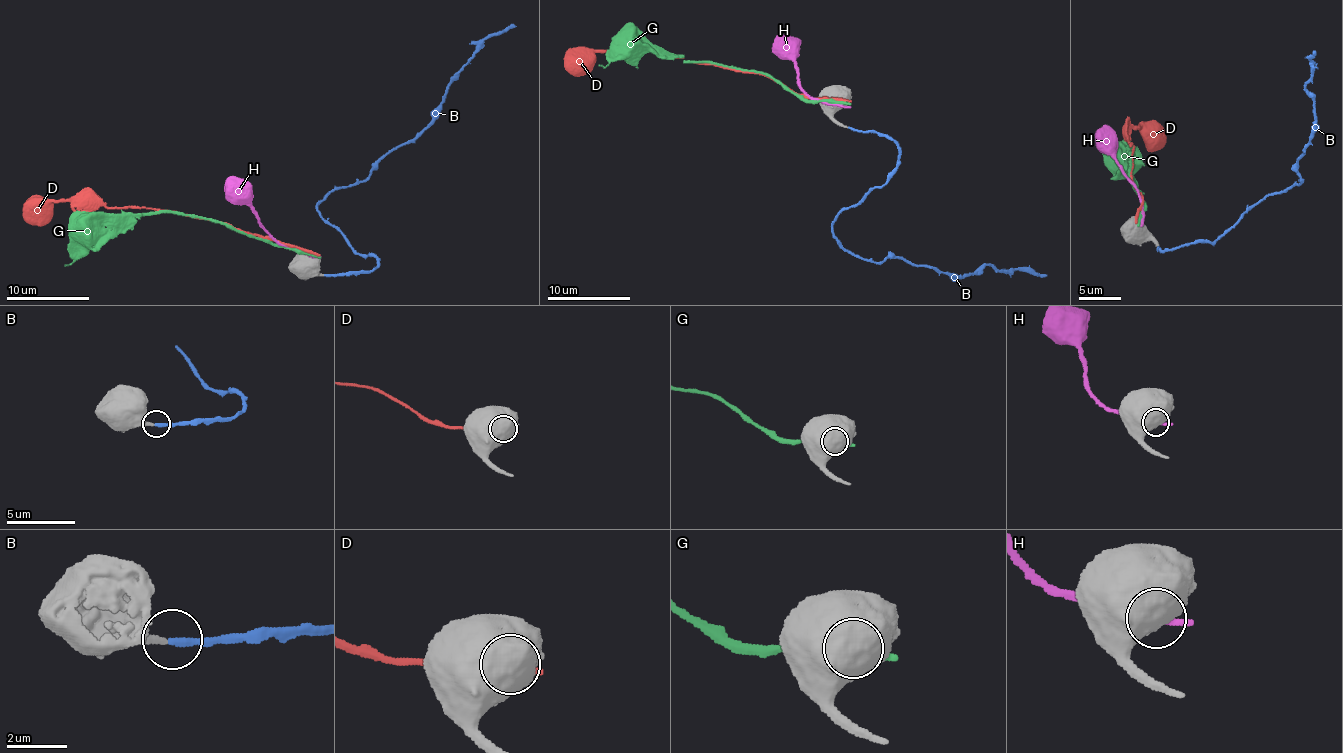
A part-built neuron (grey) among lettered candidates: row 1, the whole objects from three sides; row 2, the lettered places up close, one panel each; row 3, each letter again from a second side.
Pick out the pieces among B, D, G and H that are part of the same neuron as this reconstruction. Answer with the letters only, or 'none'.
B

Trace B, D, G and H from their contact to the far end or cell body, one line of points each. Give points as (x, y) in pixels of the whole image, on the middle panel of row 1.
B: (850, 127), (885, 134), (898, 160), (841, 211), (837, 243), (960, 276), (991, 264), (1046, 276)
D: (841, 98), (804, 98), (760, 73), (674, 58), (633, 40), (599, 49), (581, 71), (566, 71)
G: (839, 101), (801, 100), (758, 71), (692, 61), (653, 50), (624, 53), (605, 66), (599, 64)
H: (841, 105), (823, 104), (810, 98), (800, 85), (799, 68), (780, 41)

